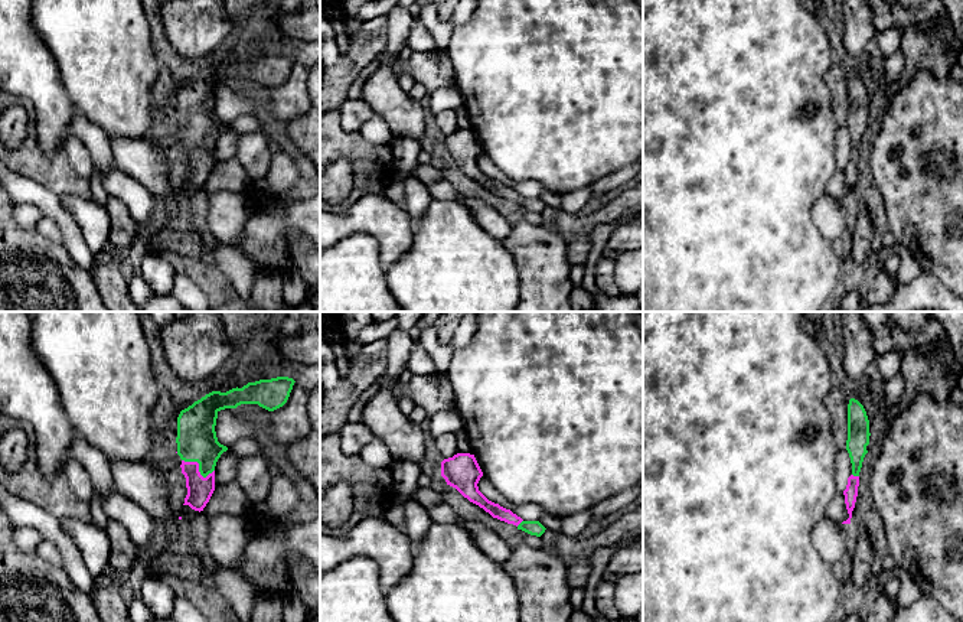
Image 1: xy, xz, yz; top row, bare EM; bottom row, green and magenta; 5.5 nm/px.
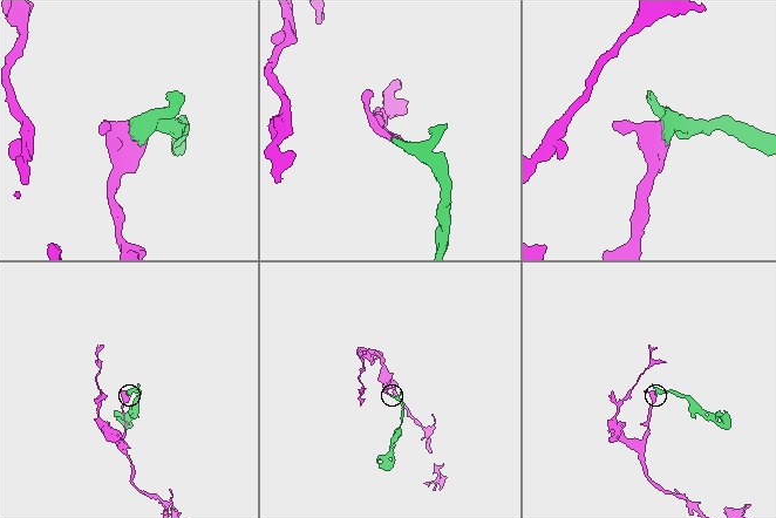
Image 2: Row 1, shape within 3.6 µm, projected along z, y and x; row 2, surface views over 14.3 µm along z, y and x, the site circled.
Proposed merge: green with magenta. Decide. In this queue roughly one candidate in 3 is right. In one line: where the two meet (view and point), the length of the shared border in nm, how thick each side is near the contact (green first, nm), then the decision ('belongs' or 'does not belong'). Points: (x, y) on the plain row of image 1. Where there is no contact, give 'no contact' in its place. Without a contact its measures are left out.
contact xy (199, 145); length 200 nm; calibres 220 and 140 nm; belongs

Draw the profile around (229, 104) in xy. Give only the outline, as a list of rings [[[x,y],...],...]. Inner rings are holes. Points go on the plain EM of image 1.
[[[225,85],[218,88],[215,108],[218,118],[229,126],[244,114],[257,117],[258,107],[249,97],[239,94],[235,85]]]

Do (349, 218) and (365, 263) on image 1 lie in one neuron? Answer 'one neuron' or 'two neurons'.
one neuron

